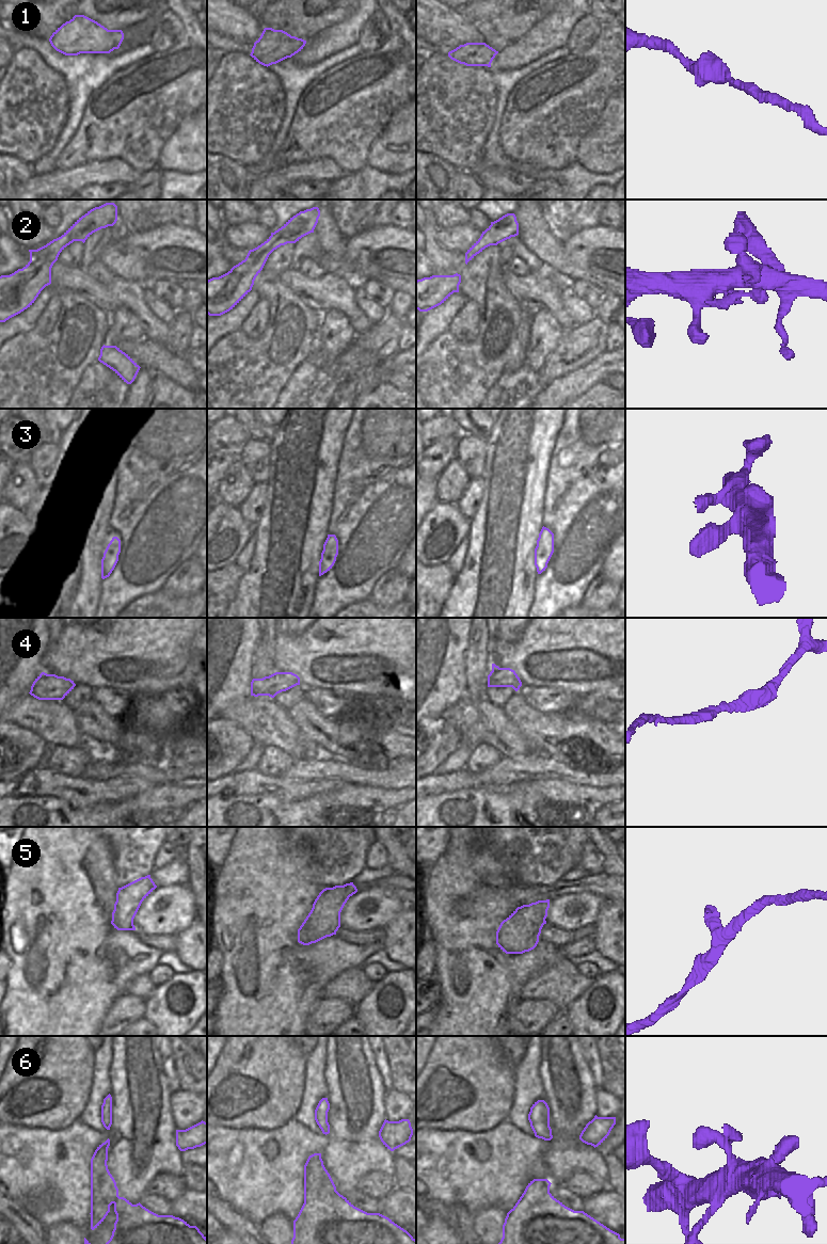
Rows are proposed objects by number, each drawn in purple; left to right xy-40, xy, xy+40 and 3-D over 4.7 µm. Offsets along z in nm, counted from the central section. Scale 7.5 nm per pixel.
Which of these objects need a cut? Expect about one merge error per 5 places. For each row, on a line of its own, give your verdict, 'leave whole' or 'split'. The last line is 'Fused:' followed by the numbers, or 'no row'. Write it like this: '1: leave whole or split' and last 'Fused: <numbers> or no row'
1: leave whole
2: leave whole
3: leave whole
4: leave whole
5: leave whole
6: leave whole
Fused: no row

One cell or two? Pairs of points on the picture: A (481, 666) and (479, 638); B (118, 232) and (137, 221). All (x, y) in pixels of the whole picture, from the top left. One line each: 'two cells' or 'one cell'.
A: one cell
B: two cells

